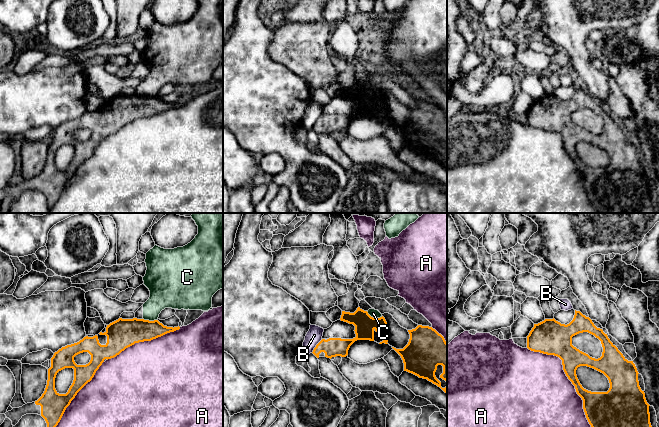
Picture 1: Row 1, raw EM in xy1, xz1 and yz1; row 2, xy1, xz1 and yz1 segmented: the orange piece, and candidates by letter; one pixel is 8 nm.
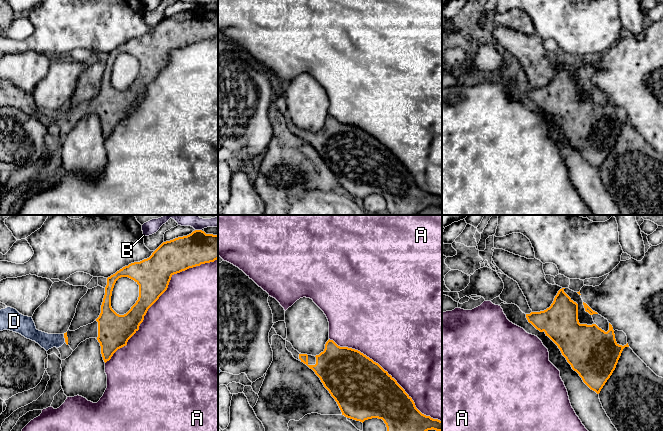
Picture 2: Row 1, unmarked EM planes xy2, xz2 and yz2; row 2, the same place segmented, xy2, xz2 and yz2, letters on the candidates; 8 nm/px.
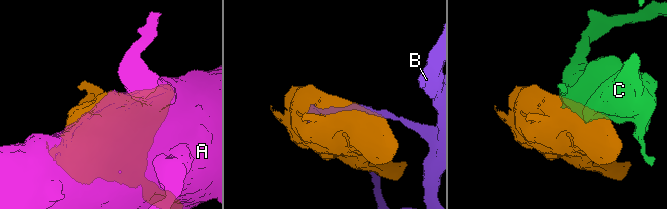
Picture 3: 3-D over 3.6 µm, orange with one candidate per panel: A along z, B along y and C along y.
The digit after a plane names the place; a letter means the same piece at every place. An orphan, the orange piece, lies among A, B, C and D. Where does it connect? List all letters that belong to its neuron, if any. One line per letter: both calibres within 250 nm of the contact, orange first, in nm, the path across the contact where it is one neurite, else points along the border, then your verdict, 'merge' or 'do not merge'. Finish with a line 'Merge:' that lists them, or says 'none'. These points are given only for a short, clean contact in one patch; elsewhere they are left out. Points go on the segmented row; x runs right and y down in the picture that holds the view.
A: 280/500 nm | do not merge
B: 160/120 nm | along xz1 (322, 339), (311, 352) | do not merge
C: 160/70 nm | along xz1 (366, 311), (373, 317), (382, 316) | do not merge
D: 30/130 nm | across xy2 (65, 334), (64, 337), (58, 340), (47, 341) | merge
Merge: D

